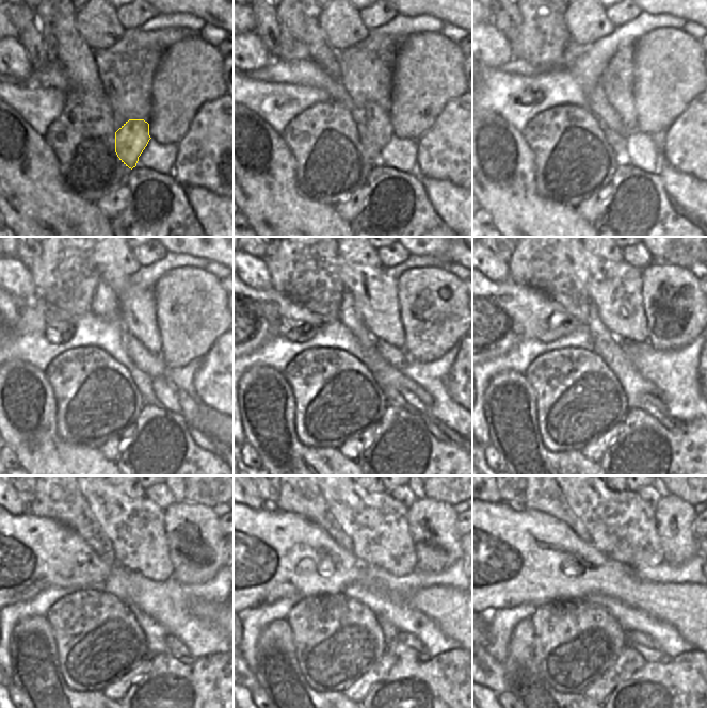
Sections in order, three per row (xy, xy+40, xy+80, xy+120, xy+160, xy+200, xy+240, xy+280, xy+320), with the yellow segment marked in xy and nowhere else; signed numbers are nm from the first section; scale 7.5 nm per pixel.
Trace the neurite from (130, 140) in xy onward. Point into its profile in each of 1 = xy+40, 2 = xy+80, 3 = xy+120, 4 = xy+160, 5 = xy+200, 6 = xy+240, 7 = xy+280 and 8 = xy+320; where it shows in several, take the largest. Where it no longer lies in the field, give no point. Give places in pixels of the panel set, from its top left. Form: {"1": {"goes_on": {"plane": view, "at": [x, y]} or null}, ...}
{"1": {"goes_on": {"plane": "xy+40", "at": [374, 133]}}, "2": {"goes_on": {"plane": "xy+80", "at": [617, 78]}}, "3": {"goes_on": {"plane": "xy+120", "at": [137, 305]}}, "4": {"goes_on": {"plane": "xy+160", "at": [374, 291]}}, "5": {"goes_on": {"plane": "xy+200", "at": [614, 288]}}, "6": {"goes_on": {"plane": "xy+240", "at": [135, 527]}}, "7": {"goes_on": {"plane": "xy+280", "at": [376, 524]}}, "8": {"goes_on": {"plane": "xy+320", "at": [622, 526]}}}

